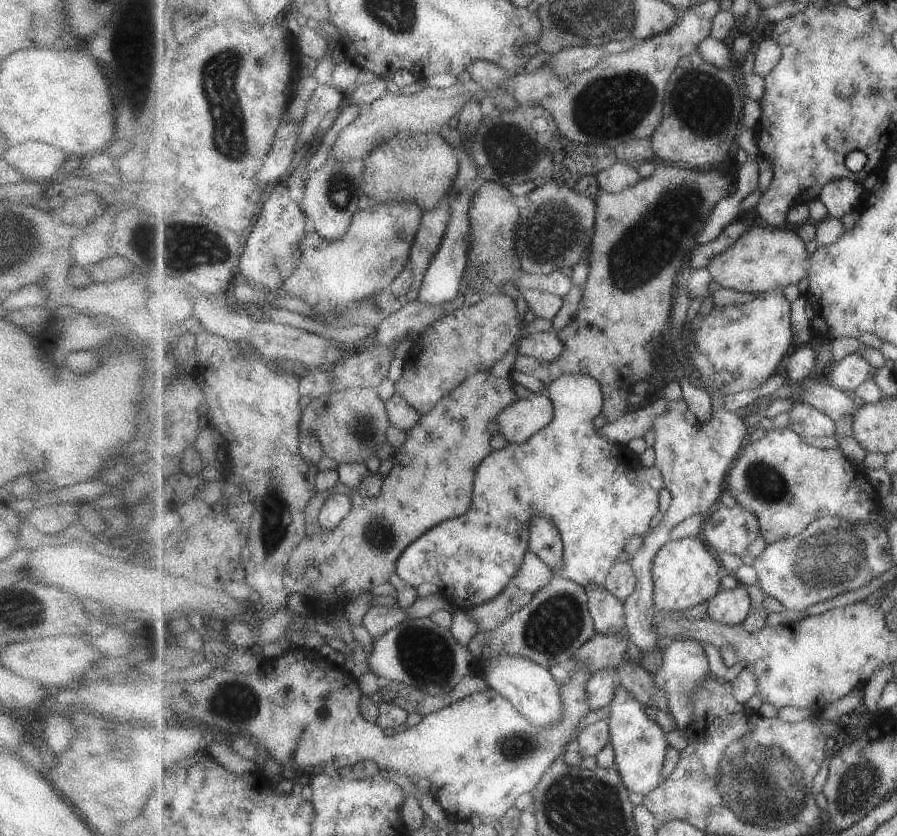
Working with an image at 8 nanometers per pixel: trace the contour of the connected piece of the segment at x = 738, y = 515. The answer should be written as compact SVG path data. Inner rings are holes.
M719 504L713 509L713 514L705 520L701 528L701 537L716 553L725 552L744 559L747 548L760 536L760 522L757 516L738 504L732 507Z

